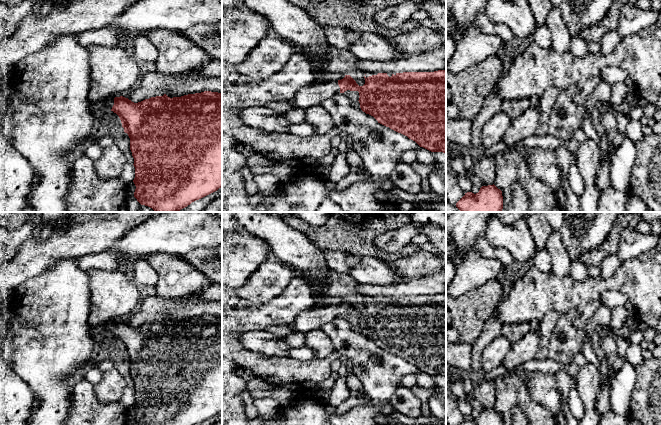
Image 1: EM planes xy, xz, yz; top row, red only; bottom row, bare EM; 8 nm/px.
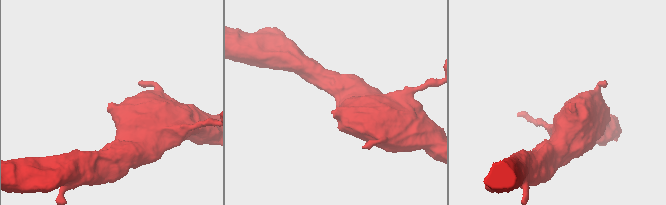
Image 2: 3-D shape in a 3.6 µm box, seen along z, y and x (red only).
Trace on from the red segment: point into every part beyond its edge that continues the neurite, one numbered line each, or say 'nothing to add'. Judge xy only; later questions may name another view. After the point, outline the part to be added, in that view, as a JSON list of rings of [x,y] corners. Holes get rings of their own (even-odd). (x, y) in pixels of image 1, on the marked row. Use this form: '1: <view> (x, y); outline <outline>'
1: xy (109, 101); outline [[[112,97],[105,98],[104,101],[106,102],[106,110],[111,111],[114,105],[114,98]]]

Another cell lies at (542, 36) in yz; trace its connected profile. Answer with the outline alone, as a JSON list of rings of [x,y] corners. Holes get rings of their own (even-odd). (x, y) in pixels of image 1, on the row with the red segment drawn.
[[[546,24],[537,26],[533,35],[531,36],[532,42],[544,49],[552,48],[552,35]]]

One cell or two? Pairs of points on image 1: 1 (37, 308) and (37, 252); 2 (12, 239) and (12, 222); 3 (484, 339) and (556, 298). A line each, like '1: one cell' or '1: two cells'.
1: two cells
2: two cells
3: two cells

